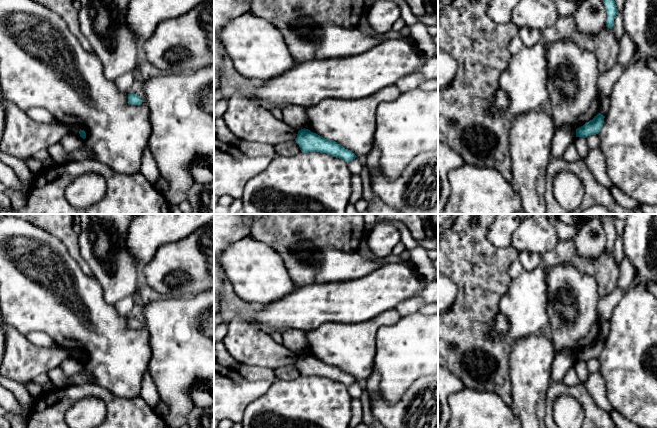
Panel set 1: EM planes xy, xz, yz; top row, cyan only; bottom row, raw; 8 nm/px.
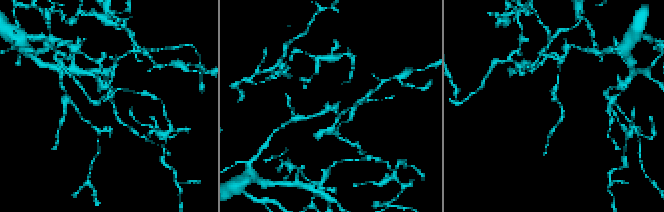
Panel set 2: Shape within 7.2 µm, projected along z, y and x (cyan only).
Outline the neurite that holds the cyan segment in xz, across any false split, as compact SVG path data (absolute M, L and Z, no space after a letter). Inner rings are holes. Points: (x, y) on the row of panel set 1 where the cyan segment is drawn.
M305 128L298 131L295 141L303 153L326 153L333 157L343 159L347 163L357 157L352 151L345 149L334 140L325 139Z

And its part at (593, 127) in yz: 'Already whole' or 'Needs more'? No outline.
Already whole

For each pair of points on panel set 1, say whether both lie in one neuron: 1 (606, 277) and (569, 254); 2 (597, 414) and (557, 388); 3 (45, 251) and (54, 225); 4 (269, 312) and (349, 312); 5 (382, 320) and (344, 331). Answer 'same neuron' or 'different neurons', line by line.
1: same neuron
2: same neuron
3: different neurons
4: same neuron
5: same neuron

